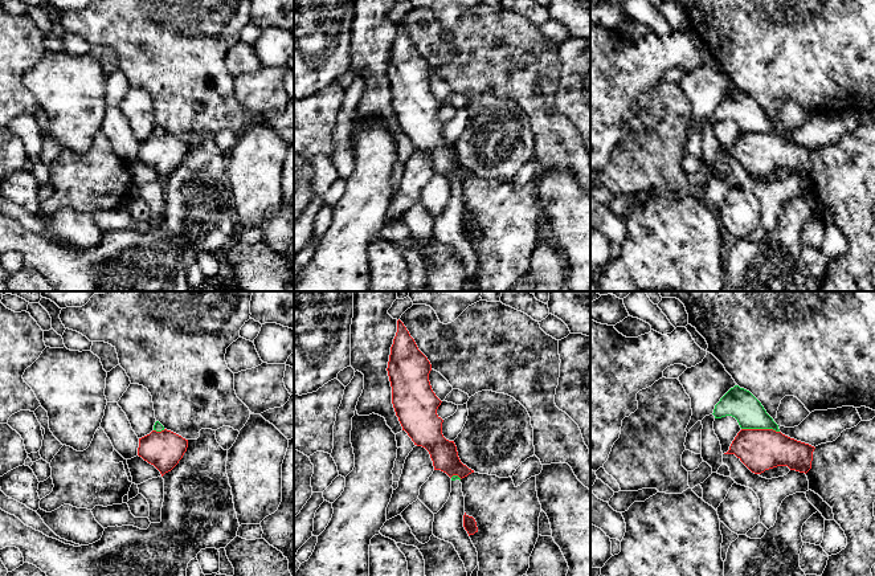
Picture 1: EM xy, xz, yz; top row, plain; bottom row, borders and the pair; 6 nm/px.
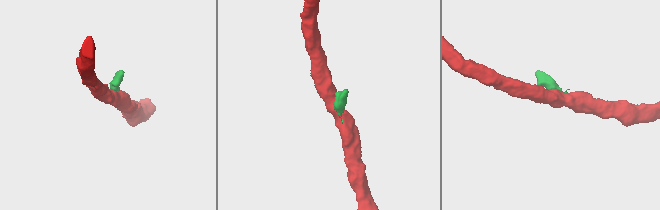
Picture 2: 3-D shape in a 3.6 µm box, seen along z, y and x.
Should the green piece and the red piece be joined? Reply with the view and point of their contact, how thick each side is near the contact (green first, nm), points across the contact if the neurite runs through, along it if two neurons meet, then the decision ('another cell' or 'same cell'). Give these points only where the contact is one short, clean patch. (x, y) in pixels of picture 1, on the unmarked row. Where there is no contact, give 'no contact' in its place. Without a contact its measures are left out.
contact yz (760, 131); calibres 190 and 260 nm; border yz (741, 131), (772, 131), (779, 135); another cell

